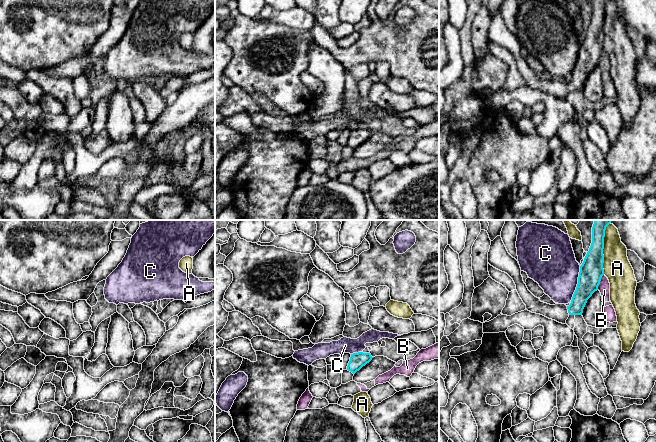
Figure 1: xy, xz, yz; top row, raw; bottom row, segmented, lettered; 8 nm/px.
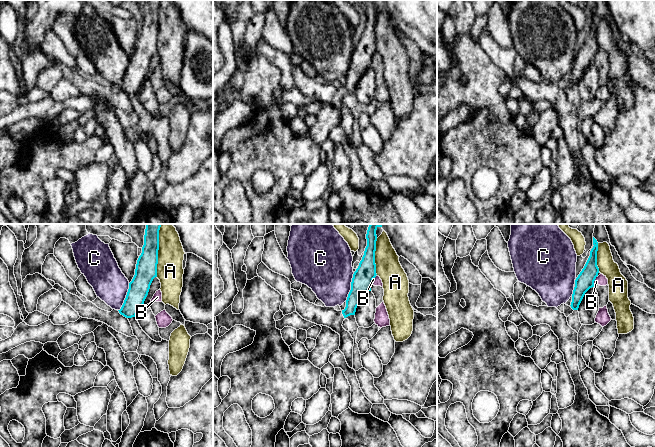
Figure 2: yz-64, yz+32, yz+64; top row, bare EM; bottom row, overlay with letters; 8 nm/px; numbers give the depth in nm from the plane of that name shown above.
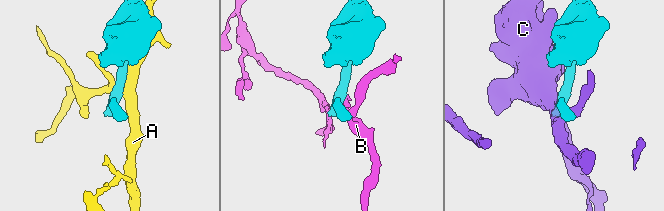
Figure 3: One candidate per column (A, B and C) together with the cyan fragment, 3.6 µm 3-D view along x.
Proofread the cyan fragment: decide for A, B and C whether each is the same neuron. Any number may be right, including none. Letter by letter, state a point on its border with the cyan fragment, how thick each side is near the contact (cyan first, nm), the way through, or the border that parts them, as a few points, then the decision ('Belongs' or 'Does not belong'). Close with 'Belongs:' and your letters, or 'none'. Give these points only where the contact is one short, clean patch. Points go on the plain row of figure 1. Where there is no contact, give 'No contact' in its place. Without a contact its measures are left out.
A: Touches cyan at yz (603, 24). Thickness 190 nm (cyan) against 220 nm. Does not belong
B: Touches cyan at yz (599, 58). Thickness 190 nm (cyan) against 100 nm. Boundary: yz (603, 50), (597, 65). Does not belong
C: Touches cyan at yz (577, 60). Thickness 190 nm (cyan) against 380 nm. Does not belong
Belongs: none

